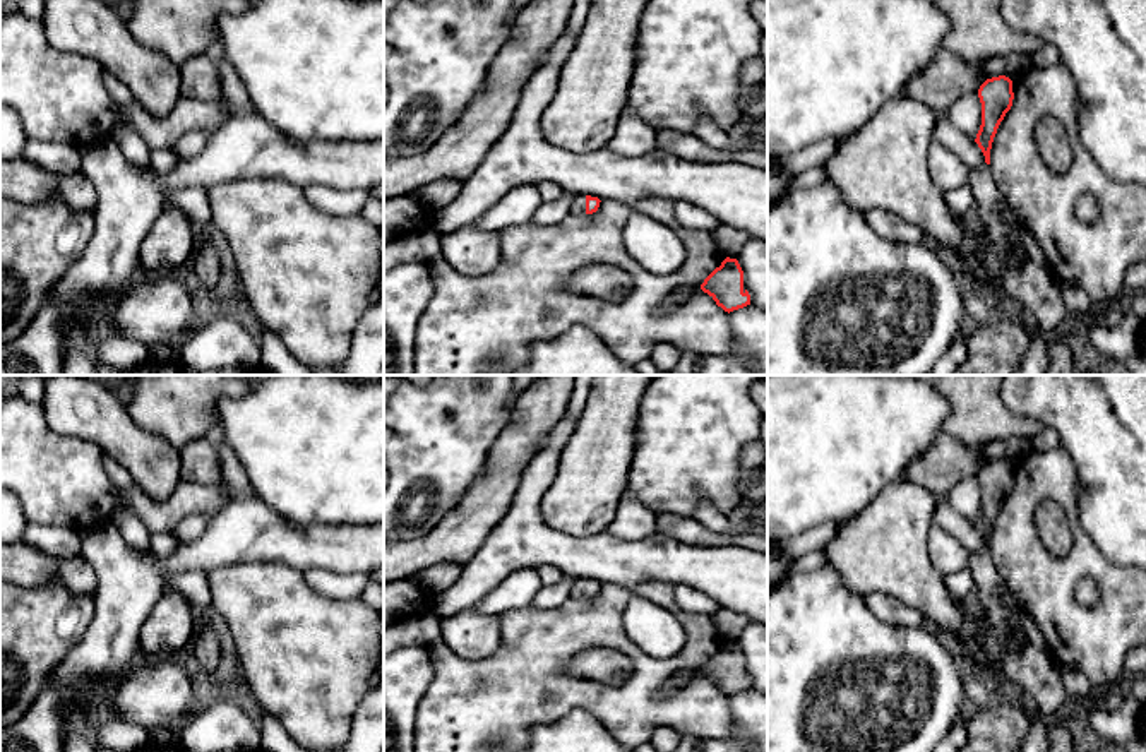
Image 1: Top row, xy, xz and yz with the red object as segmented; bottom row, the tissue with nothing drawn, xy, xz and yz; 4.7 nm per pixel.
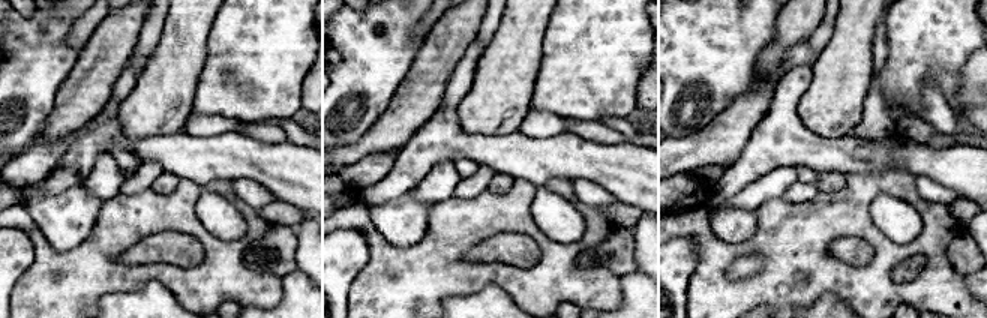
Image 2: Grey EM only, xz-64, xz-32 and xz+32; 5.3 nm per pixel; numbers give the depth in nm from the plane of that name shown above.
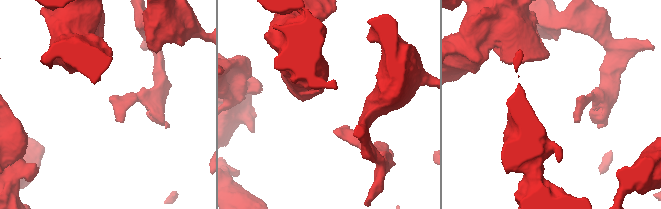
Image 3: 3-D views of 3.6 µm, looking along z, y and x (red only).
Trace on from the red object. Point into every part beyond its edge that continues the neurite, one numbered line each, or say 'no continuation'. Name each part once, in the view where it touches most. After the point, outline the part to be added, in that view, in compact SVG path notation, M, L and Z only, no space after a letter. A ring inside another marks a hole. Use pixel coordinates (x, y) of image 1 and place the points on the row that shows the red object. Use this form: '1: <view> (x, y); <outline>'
1: xz (578, 206); M574 194L570 214L577 214L577 216L586 214L586 195L584 194Z

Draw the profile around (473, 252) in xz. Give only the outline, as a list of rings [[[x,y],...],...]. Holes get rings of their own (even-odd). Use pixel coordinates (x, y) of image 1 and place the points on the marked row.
[[[475,224],[439,235],[439,245],[454,271],[469,278],[488,274],[500,260],[500,231],[480,230]]]

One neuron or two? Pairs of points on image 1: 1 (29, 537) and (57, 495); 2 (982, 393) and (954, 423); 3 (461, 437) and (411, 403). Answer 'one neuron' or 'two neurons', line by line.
1: two neurons
2: one neuron
3: one neuron

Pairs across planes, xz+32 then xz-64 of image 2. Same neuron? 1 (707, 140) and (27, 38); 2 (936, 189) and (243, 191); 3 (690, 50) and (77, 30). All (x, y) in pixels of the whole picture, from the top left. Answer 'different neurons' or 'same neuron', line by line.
1: different neurons
2: same neuron
3: different neurons

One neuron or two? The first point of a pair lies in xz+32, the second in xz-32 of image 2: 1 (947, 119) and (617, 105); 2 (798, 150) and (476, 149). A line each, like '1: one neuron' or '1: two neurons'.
1: two neurons
2: one neuron

